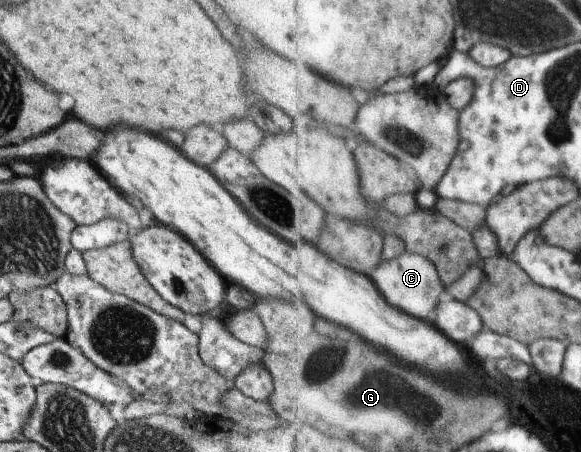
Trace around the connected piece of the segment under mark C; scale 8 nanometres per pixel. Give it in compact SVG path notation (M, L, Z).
M406 251L397 258L383 260L375 271L371 271L369 277L389 304L400 308L411 316L426 319L429 322L432 322L433 318L437 318L435 308L437 308L439 298L446 287L436 264L429 257Z

